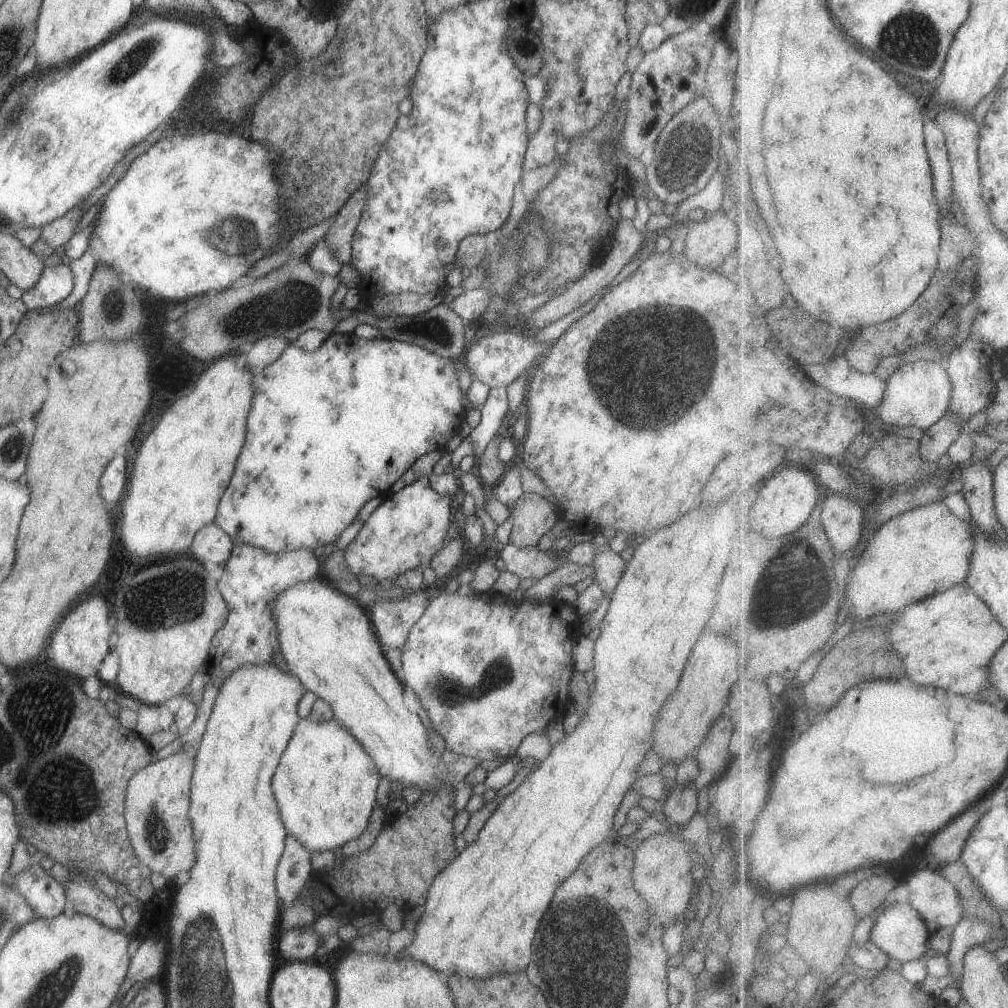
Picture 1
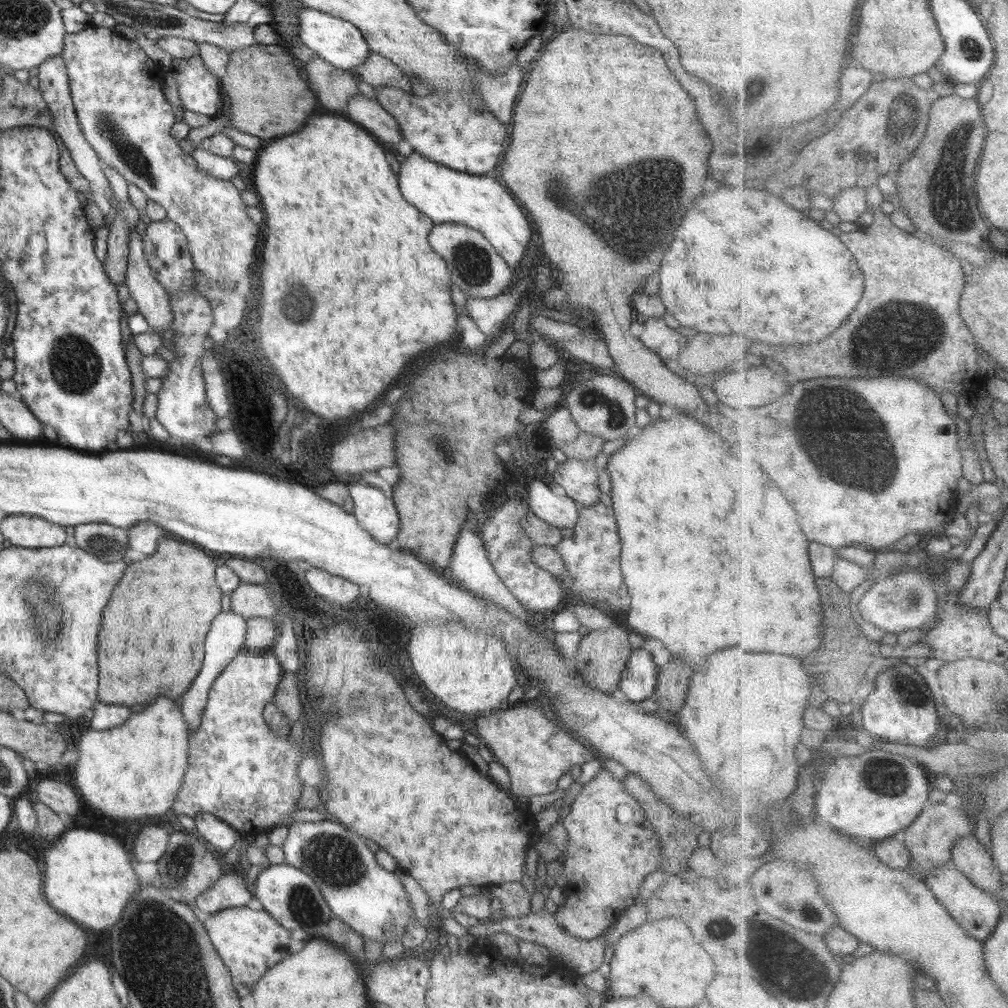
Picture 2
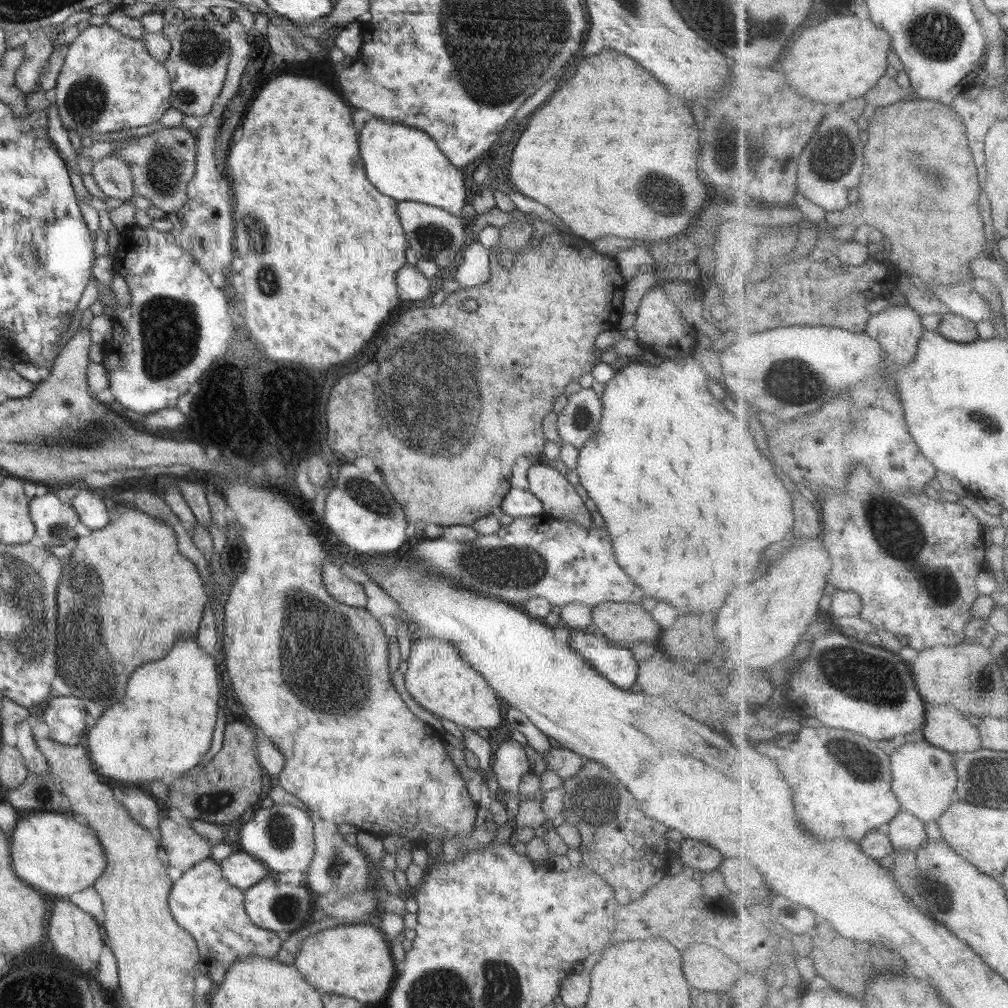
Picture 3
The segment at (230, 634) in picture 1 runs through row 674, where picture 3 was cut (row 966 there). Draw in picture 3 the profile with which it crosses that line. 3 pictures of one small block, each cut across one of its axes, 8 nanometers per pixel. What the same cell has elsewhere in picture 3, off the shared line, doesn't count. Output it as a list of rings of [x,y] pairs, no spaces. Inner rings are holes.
[[[212,858],[203,860],[183,871],[183,875],[173,883],[167,900],[169,911],[172,913],[173,919],[196,940],[200,961],[206,965],[206,969],[222,964],[228,970],[229,966],[234,962],[254,955],[266,958],[277,956],[283,941],[275,932],[264,930],[250,920],[245,911],[244,899],[244,891],[232,886],[224,878],[221,863]]]

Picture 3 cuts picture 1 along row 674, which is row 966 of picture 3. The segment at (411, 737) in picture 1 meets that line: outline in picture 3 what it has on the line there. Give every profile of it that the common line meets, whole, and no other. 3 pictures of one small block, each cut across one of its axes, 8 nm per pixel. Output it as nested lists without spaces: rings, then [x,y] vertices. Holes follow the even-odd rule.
[[[378,922],[339,925],[312,933],[302,943],[293,964],[314,988],[322,993],[345,996],[364,1006],[389,994],[396,977],[391,947]]]

